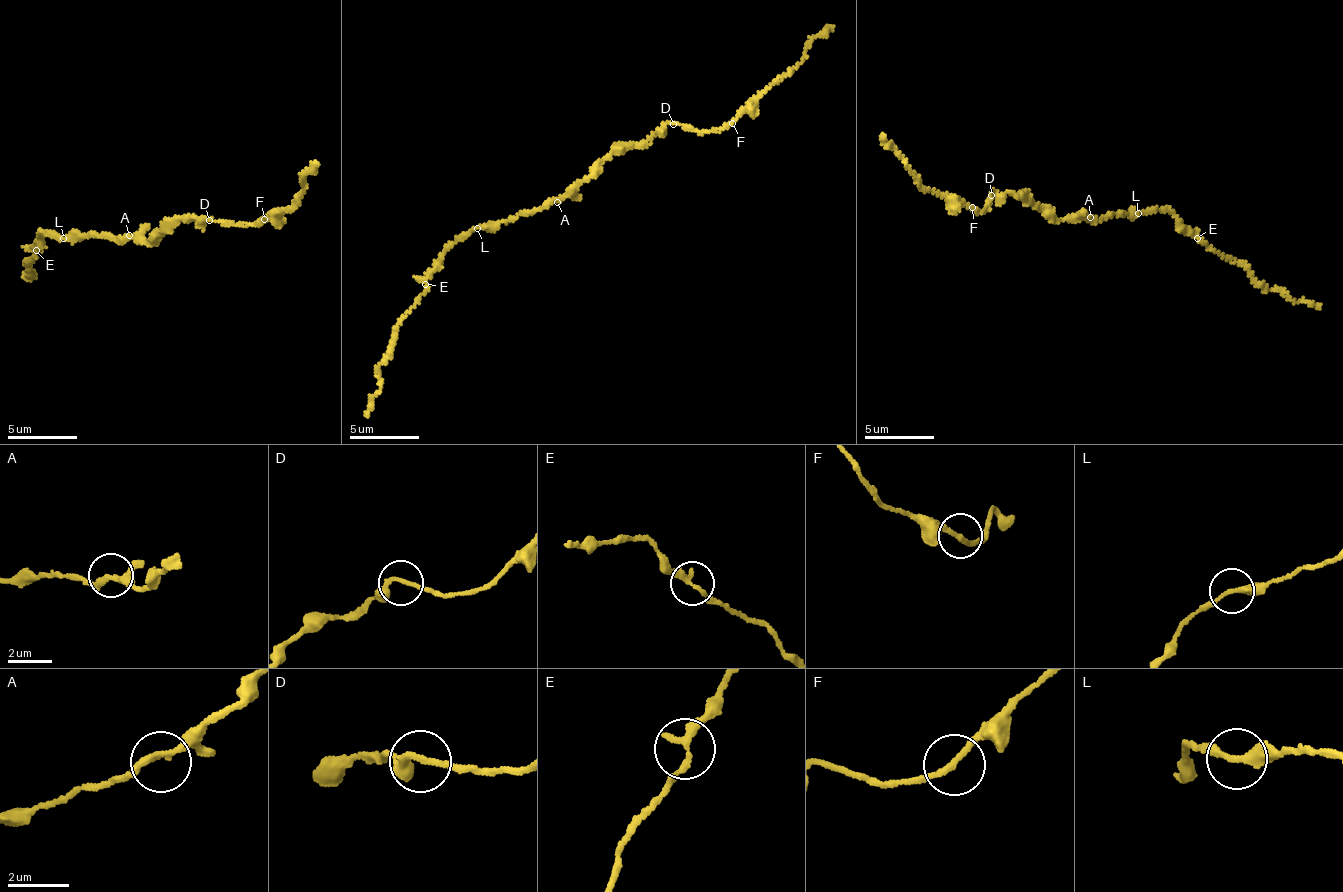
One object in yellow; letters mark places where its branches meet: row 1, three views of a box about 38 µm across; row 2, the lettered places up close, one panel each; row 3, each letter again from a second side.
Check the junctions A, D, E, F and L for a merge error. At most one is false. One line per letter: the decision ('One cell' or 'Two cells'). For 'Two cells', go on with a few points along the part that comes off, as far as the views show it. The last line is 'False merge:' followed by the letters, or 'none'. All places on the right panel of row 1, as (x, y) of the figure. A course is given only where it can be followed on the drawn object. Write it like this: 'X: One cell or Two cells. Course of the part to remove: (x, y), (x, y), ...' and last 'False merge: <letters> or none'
A: One cell
D: One cell
E: One cell
F: One cell
L: One cell
False merge: none

